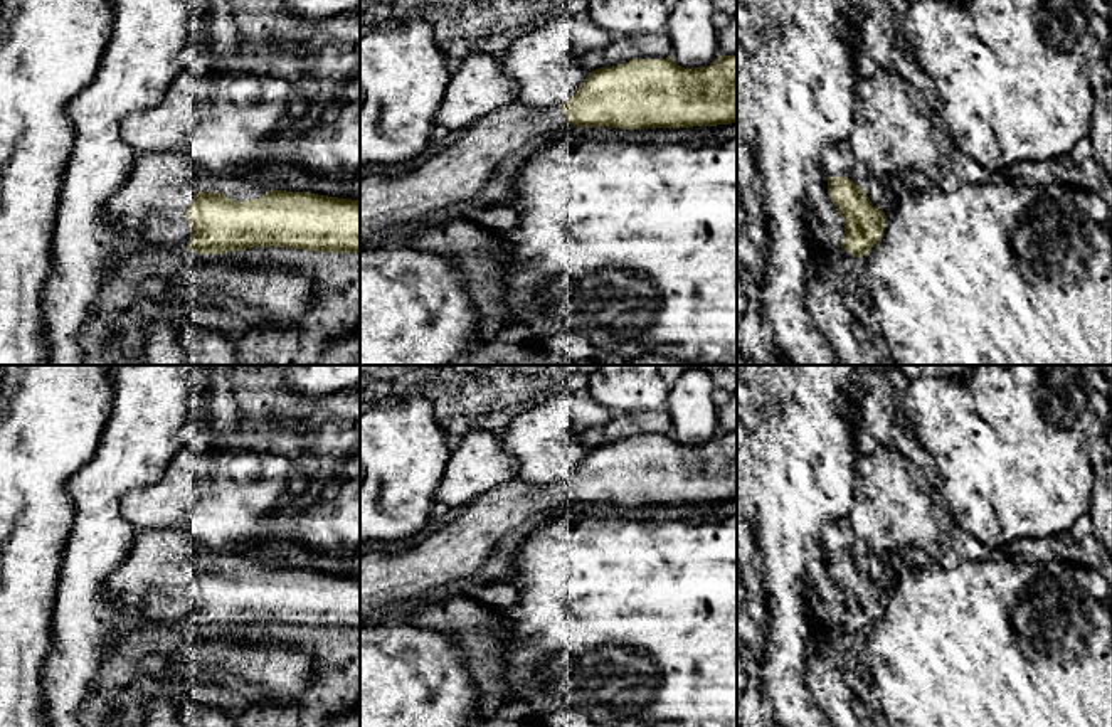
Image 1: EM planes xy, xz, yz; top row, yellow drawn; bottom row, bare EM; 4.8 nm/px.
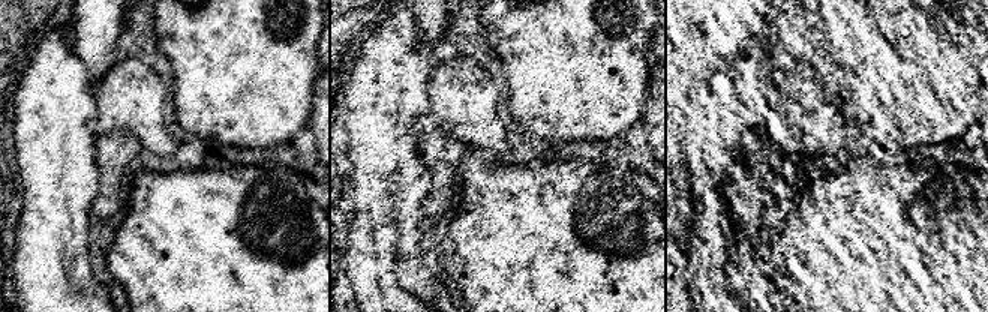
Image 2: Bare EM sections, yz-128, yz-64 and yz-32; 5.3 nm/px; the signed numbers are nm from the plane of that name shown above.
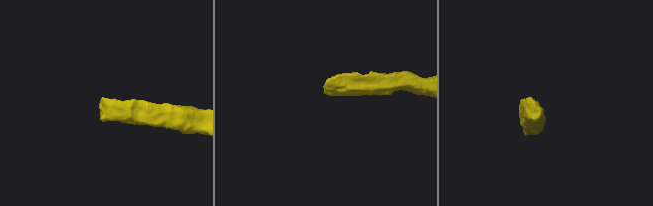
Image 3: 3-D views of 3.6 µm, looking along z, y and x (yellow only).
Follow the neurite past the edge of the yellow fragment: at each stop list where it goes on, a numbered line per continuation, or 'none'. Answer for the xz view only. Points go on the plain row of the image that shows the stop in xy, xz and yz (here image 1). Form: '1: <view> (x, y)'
1: xz (460, 549)

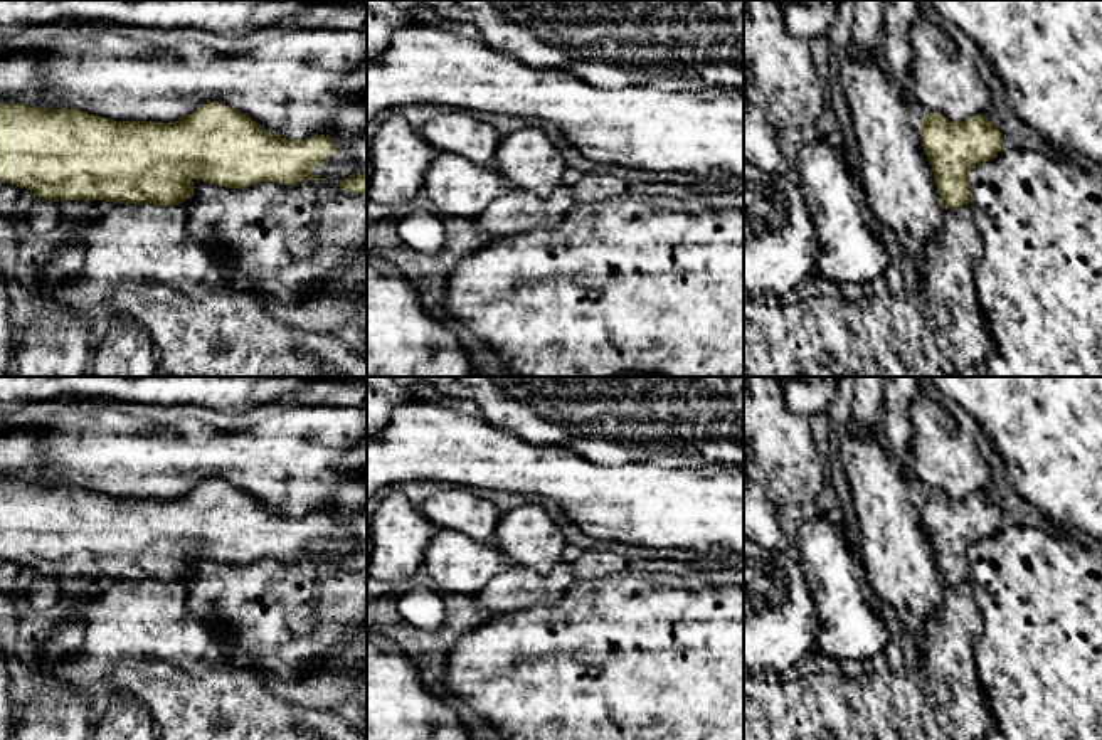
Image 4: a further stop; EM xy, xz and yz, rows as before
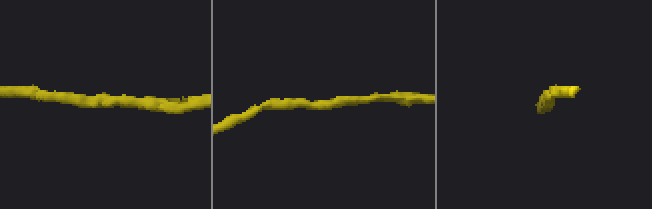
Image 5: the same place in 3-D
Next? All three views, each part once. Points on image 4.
none

